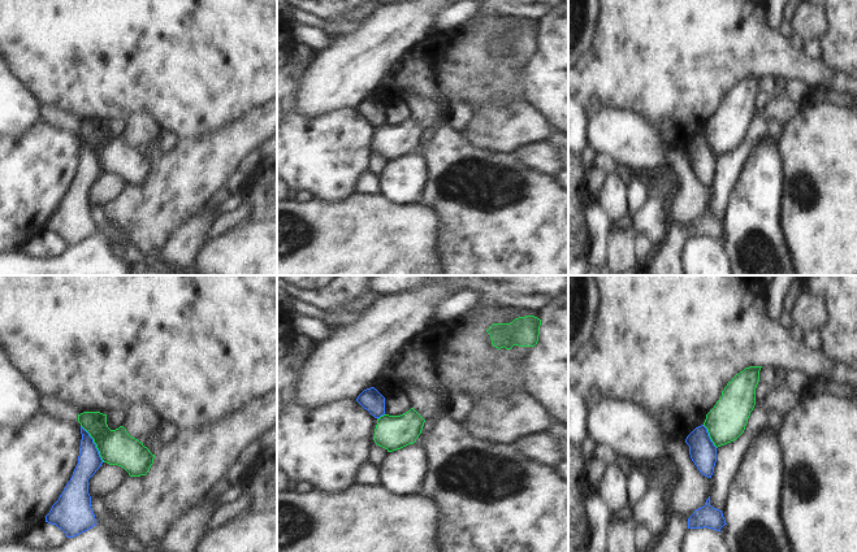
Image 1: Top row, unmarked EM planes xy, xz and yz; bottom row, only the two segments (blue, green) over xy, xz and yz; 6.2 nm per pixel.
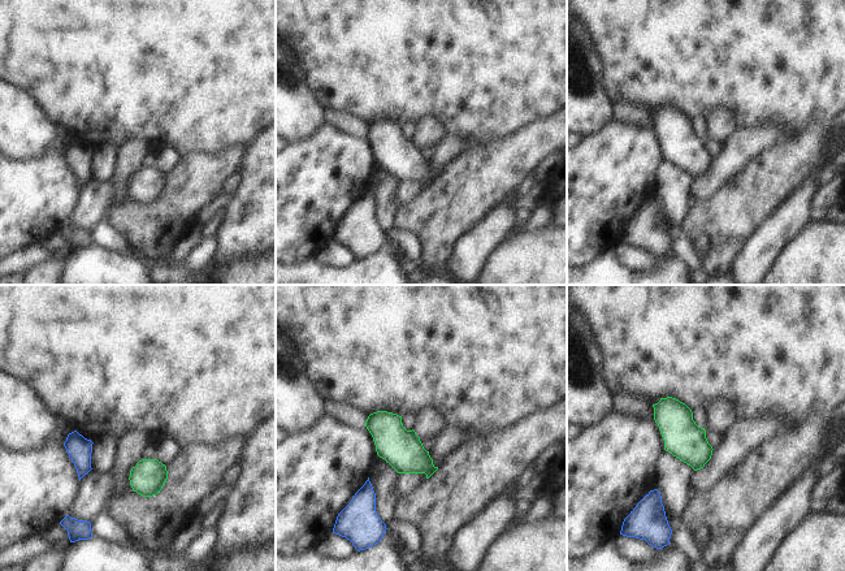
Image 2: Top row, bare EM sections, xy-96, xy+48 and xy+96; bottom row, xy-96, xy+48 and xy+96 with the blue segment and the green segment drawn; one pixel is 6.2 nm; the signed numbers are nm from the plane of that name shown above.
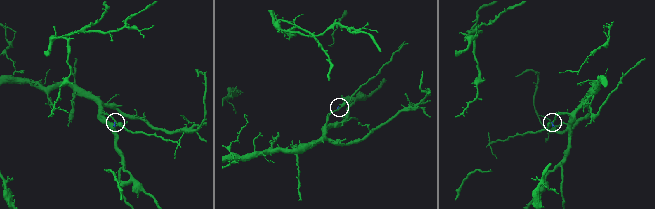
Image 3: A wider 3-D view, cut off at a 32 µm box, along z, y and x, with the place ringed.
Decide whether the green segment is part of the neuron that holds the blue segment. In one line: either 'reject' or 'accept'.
reject

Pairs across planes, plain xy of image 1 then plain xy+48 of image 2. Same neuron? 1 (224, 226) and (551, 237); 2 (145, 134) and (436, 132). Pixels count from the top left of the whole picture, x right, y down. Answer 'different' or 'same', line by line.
1: different
2: same

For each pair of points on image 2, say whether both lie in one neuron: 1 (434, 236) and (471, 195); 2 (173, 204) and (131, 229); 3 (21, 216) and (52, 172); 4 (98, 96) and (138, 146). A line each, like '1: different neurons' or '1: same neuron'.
1: same neuron
2: same neuron
3: same neuron
4: different neurons

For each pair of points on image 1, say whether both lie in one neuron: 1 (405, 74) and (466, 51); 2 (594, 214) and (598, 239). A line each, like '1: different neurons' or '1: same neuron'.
1: same neuron
2: same neuron

